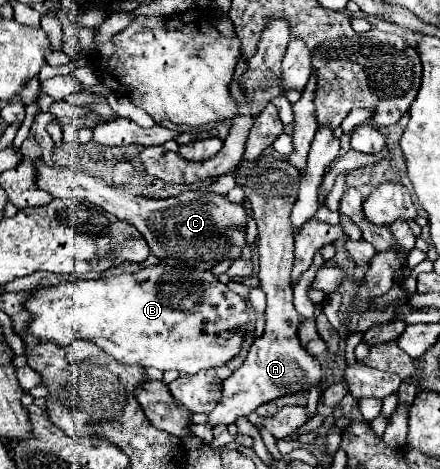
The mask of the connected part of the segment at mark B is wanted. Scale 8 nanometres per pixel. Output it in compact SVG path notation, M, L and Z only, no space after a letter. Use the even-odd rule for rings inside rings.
M165 263L161 265L153 265L153 267L145 267L137 273L121 273L121 275L113 275L113 277L105 277L105 279L89 279L89 281L83 281L83 279L75 279L75 281L65 281L57 287L43 287L43 289L37 289L37 291L31 291L31 297L25 305L25 309L33 315L33 321L29 323L29 335L37 337L37 339L45 339L45 341L53 341L61 347L65 345L71 345L75 343L77 339L87 339L87 341L93 341L95 345L99 345L103 351L107 351L109 355L113 355L119 363L125 363L125 365L141 365L141 367L157 367L161 371L167 371L167 369L177 369L179 373L199 373L201 369L213 369L213 367L221 367L225 365L227 361L231 361L235 355L239 355L241 351L241 343L243 343L243 335L245 335L245 329L249 327L249 305L247 301L233 293L225 283L221 283L211 271L199 271L199 269L175 269L175 267L169 267Z

